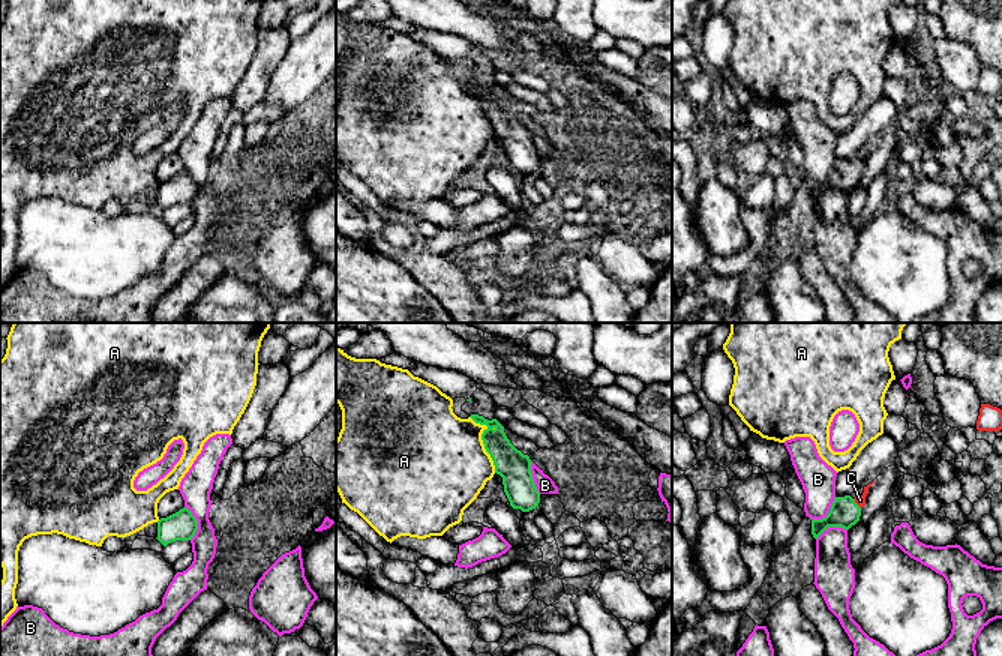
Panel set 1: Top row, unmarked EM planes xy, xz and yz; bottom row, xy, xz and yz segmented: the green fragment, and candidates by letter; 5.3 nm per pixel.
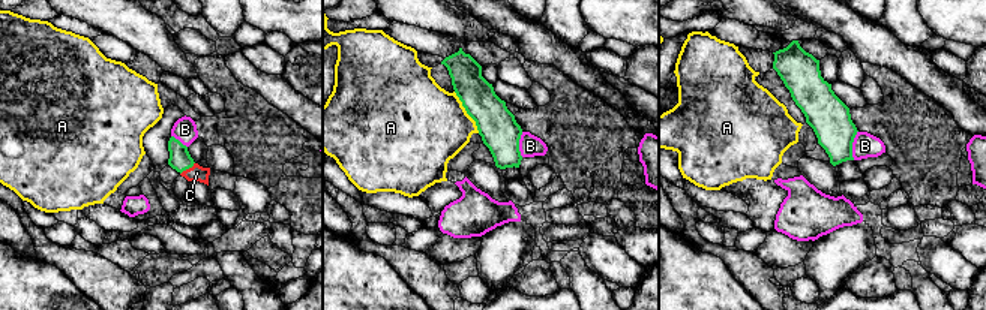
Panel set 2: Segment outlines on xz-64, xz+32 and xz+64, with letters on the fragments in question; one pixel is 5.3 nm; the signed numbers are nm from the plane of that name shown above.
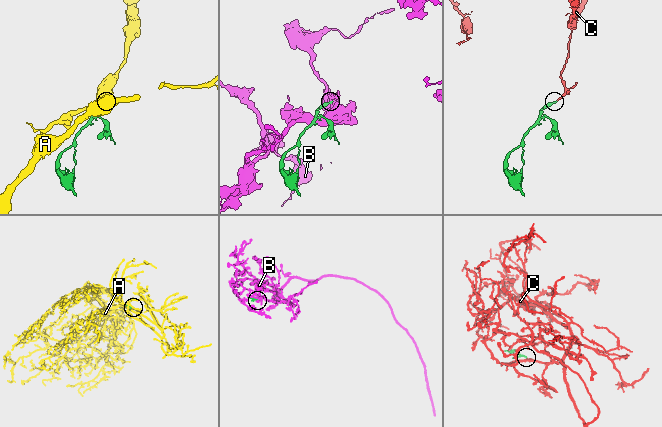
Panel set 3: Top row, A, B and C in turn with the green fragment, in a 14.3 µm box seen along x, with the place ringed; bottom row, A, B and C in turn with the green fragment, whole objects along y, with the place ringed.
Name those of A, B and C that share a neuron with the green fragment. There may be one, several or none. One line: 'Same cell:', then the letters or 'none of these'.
Same cell: C

